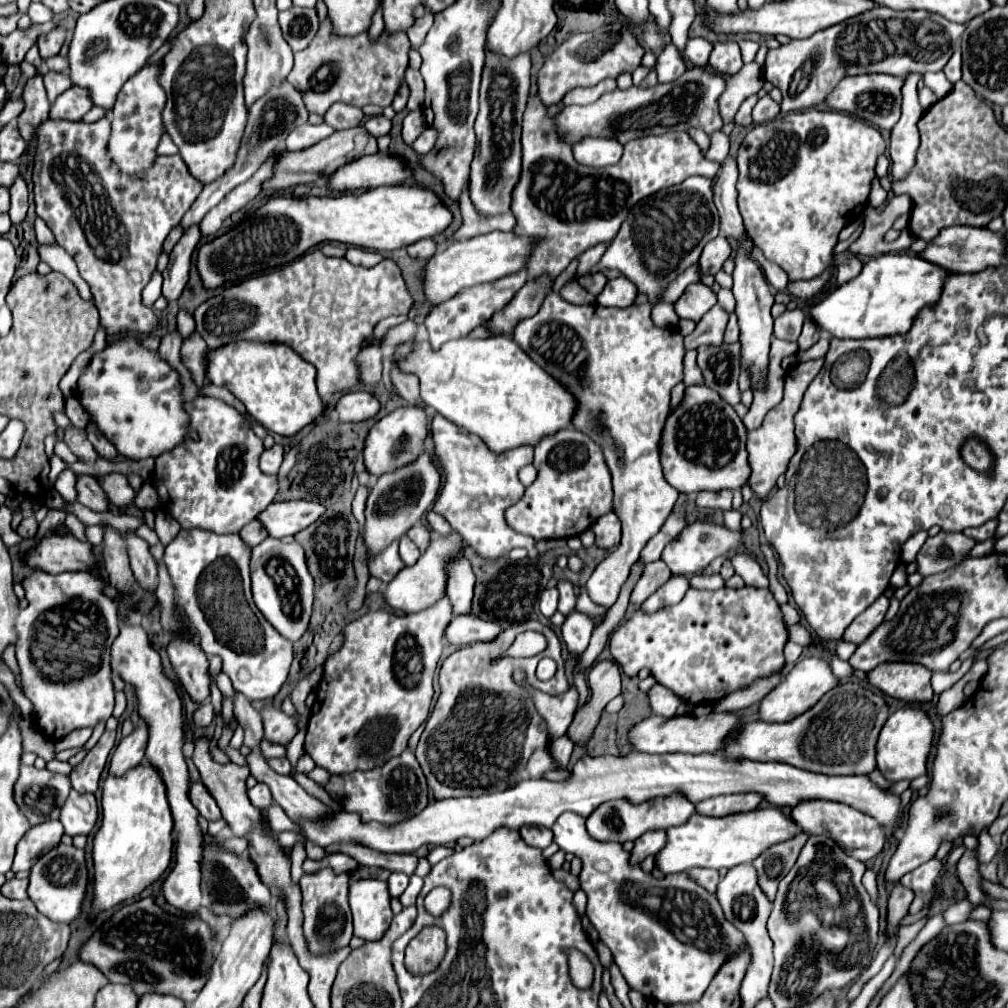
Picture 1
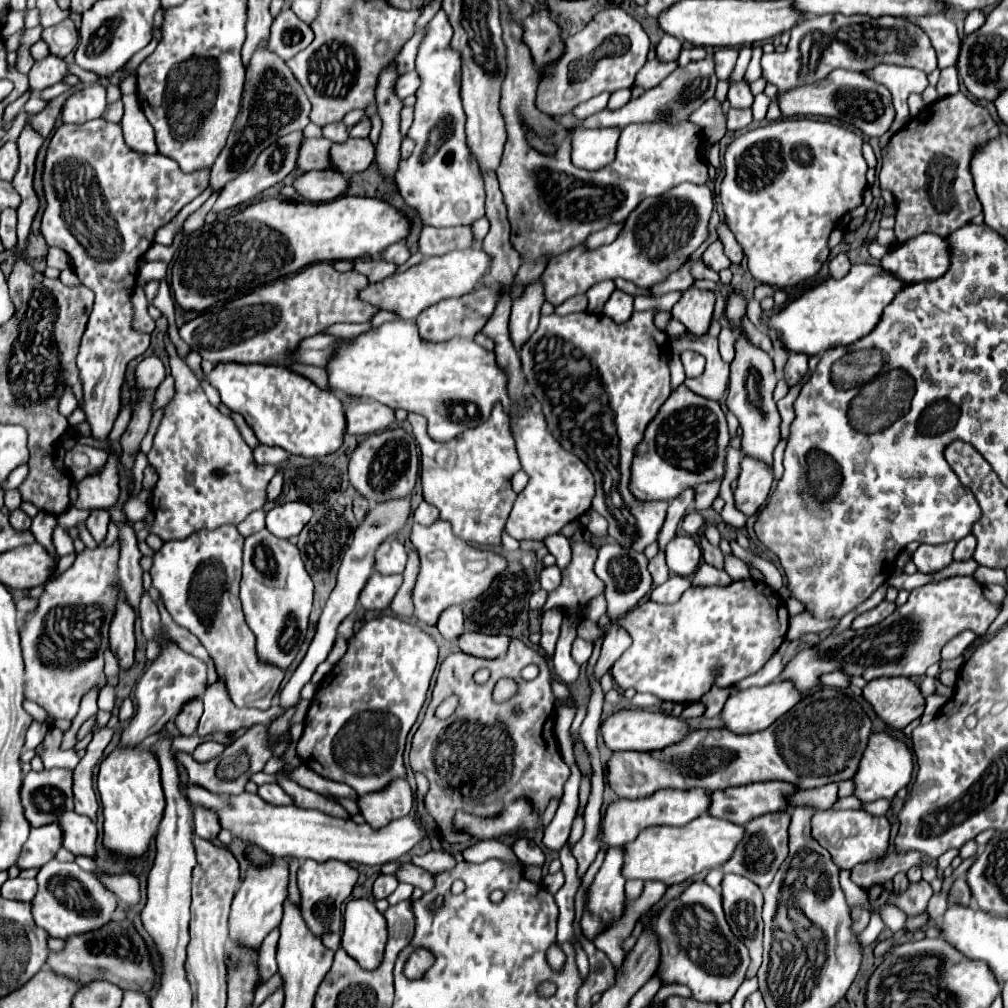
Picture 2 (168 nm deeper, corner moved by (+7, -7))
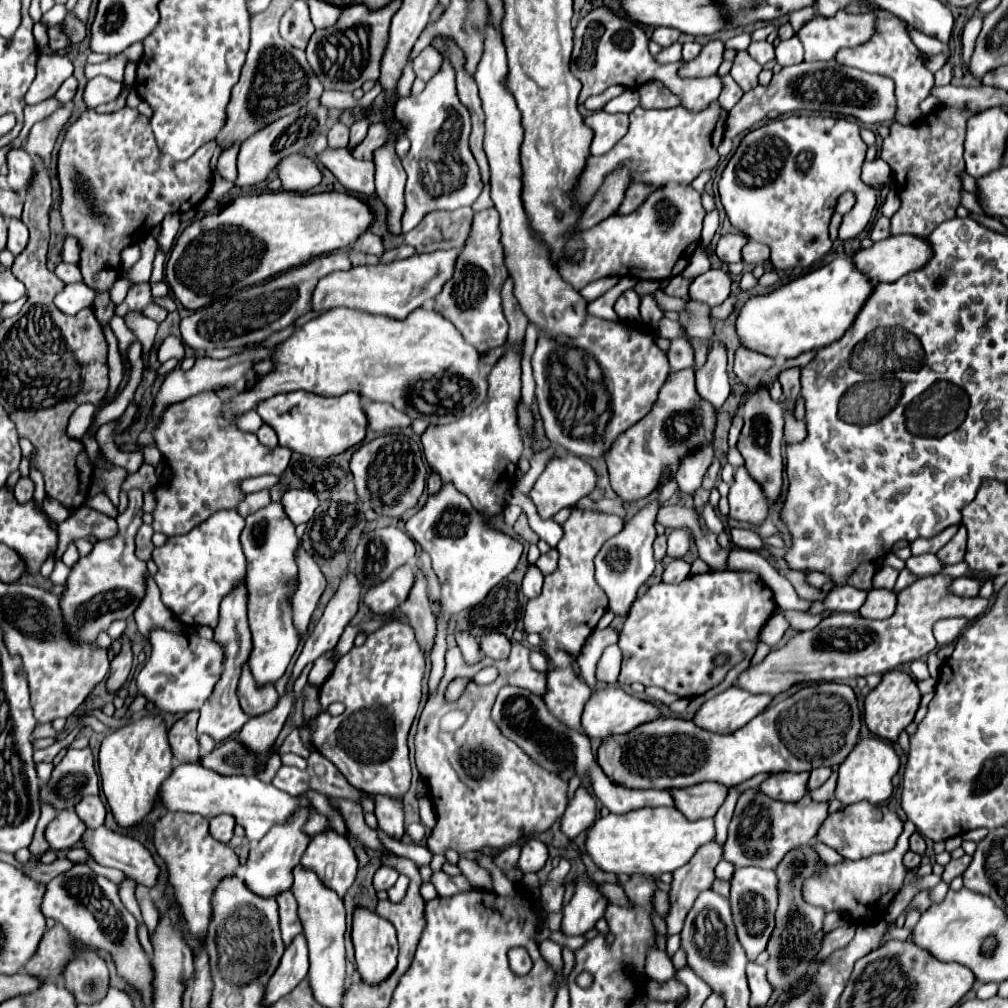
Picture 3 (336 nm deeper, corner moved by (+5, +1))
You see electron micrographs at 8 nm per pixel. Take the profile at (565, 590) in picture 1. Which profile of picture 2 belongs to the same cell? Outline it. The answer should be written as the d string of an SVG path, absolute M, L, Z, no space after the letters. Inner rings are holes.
M554 564L554 566L546 566L542 572L540 572L540 584L546 592L552 592L558 588L558 582L560 582L560 568Z

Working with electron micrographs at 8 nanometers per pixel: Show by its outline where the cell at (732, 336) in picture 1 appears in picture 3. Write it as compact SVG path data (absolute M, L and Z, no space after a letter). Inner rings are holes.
M740 346L734 354L734 374L746 384L748 378L760 370L768 370L774 366L774 360L760 354L760 352L754 352L750 348L744 348Z

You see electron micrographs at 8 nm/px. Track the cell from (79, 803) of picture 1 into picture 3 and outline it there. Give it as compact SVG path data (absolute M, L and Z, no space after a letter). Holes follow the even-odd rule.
M100 826L96 830L88 828L82 834L80 842L98 864L118 868L128 878L148 888L154 886L158 876L158 866L154 864L152 854L138 840L124 834L116 834Z

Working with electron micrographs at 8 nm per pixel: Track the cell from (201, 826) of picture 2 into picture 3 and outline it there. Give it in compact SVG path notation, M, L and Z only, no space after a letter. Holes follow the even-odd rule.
M220 814L220 816L214 816L210 820L210 834L220 840L220 842L230 842L232 838L232 832L234 832L234 818L228 816L228 814Z

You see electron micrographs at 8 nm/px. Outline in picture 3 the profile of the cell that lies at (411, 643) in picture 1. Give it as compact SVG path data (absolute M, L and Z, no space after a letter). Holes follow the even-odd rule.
M386 620L376 632L366 636L362 646L354 646L346 656L336 662L334 672L320 686L320 712L306 722L310 732L310 742L314 750L326 756L344 778L358 790L368 794L386 794L386 796L404 796L410 788L410 760L406 736L412 726L412 720L418 712L422 698L422 678L426 672L426 658L416 642L414 630L408 624L398 620ZM334 702L342 702L346 710L340 716L332 716L326 708Z

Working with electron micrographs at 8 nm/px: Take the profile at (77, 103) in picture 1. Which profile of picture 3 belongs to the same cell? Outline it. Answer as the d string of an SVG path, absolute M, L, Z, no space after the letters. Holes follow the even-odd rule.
M98 76L86 84L82 98L88 108L96 108L100 104L114 100L120 94L120 90L122 90L122 82L114 82L106 76Z

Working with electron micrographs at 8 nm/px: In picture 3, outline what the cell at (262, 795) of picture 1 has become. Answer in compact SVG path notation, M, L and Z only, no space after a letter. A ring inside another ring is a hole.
M318 752L308 758L306 770L280 766L272 780L272 786L288 792L290 796L304 796L308 790L314 790L330 798L348 798L360 802L360 790L350 786L348 780L336 770L336 766L332 766L332 762L328 762L324 756L320 758Z

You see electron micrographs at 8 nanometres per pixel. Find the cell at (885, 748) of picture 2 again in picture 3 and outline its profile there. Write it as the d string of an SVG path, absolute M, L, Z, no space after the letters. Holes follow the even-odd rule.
M878 736L862 738L852 750L852 754L848 754L848 758L840 764L834 798L840 800L844 806L862 802L862 800L872 802L872 804L886 802L892 796L892 778L898 770L900 770L900 756L890 742Z

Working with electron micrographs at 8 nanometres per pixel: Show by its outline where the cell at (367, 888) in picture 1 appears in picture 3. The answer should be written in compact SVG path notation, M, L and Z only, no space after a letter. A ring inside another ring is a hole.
M358 906L354 910L352 942L354 942L354 950L356 950L356 968L366 982L370 982L370 984L382 982L384 978L388 978L388 972L392 972L396 968L396 956L398 956L396 930L386 918L378 916L374 910L368 910L364 906Z

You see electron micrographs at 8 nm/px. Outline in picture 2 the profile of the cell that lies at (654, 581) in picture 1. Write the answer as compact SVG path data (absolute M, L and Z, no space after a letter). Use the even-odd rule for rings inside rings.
M658 552L650 564L648 564L648 570L654 578L654 586L660 586L662 582L668 580L668 566L666 566L666 558L664 558L664 552Z

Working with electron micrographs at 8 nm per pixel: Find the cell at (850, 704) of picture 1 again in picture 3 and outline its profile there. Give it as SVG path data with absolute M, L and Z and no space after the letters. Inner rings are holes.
M820 682L800 688L796 694L768 708L756 716L744 728L732 734L714 734L696 726L692 720L680 718L658 718L652 724L638 726L630 734L606 738L598 750L598 764L604 774L626 788L684 788L700 782L718 782L724 786L736 786L750 780L756 774L778 774L778 772L810 772L814 768L838 768L846 756L854 750L860 738L862 716L856 694L846 684Z

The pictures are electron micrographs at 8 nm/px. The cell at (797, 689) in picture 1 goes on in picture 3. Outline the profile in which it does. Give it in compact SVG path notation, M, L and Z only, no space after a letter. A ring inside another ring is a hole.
M730 686L722 694L716 694L696 712L694 722L706 730L720 734L732 734L746 726L754 716L762 714L772 702L770 694L750 694L738 686Z

